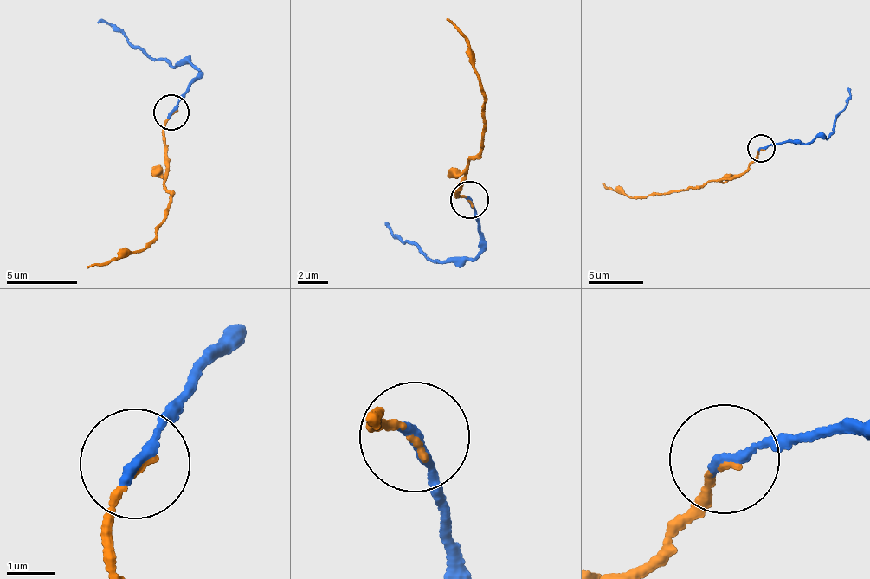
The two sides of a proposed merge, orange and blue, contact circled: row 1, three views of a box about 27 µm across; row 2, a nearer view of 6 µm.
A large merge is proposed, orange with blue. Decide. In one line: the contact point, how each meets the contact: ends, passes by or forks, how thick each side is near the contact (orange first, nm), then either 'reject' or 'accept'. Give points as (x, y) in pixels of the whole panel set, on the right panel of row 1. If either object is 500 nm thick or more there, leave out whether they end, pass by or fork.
place (761, 148); orange ends; blue ends; calibres 120 and 240 nm; accept

